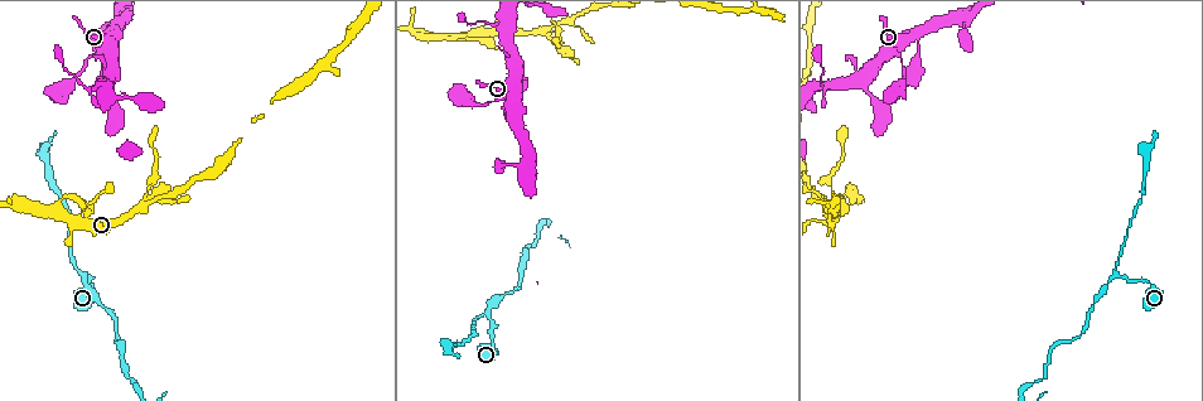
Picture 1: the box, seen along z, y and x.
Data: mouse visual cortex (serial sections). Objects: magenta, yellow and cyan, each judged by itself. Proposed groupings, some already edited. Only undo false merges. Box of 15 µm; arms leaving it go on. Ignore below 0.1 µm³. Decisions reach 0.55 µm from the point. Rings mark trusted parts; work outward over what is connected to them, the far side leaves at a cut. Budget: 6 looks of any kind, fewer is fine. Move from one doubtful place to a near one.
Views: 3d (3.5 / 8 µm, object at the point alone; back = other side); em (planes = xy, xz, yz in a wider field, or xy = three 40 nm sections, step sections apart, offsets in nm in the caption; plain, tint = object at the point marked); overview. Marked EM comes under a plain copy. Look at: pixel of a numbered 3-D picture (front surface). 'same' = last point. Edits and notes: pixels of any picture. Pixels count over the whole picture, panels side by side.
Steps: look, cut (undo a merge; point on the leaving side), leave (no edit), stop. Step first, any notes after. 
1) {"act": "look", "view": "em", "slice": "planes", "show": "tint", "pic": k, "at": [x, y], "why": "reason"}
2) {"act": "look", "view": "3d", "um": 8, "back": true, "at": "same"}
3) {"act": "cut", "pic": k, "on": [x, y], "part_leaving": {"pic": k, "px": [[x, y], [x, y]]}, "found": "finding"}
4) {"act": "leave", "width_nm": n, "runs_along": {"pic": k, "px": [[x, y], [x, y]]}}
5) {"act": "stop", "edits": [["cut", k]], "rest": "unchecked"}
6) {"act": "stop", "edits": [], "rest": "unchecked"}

{"act": "look", "view": "3d", "um": 3.5, "pic": 1, "at": [486, 314], "why": "two arms in line, one across"}

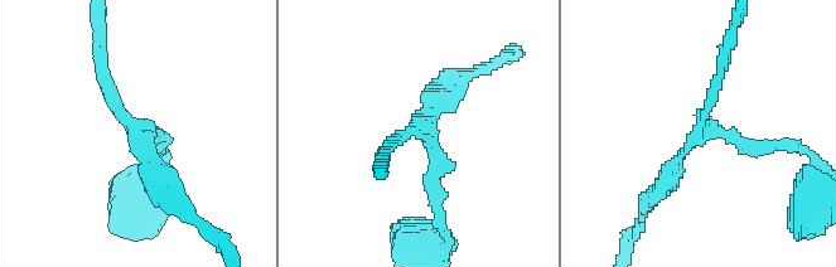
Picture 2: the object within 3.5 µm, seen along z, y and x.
{"act": "look", "view": "em", "slice": "xy", "step": 5, "show": "tint", "pic": 2, "at": [702, 135], "arms": 3, "arm_widths_nm": [150, 200, 250], "why": "need the tissue"}

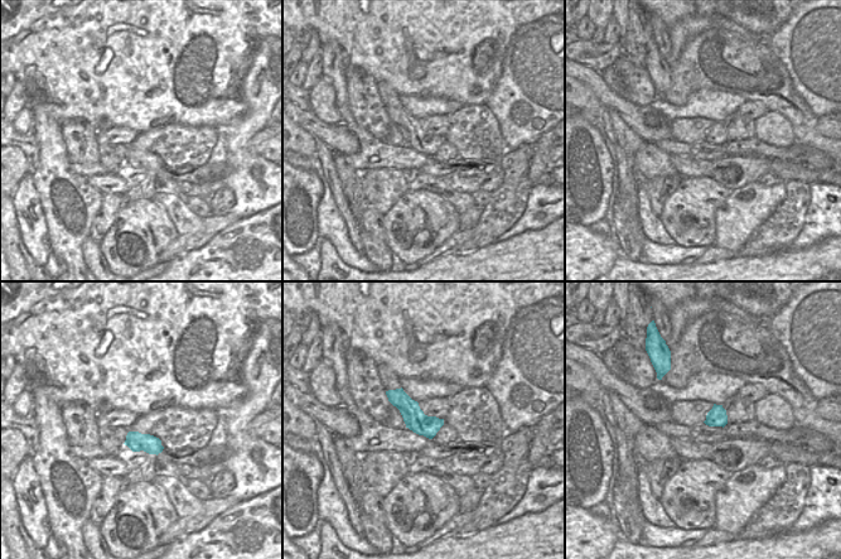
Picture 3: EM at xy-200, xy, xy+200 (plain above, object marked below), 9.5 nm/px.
{"act": "leave", "width_nm": 220, "runs_along": {"pic": 3, "px": [[390, 394], [421, 422], [440, 422]]}, "found": "one cell here"}

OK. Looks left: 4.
{"act": "look", "view": "3d", "um": 3.5, "pic": 1, "at": [138, 212], "why": "four-way junction"}

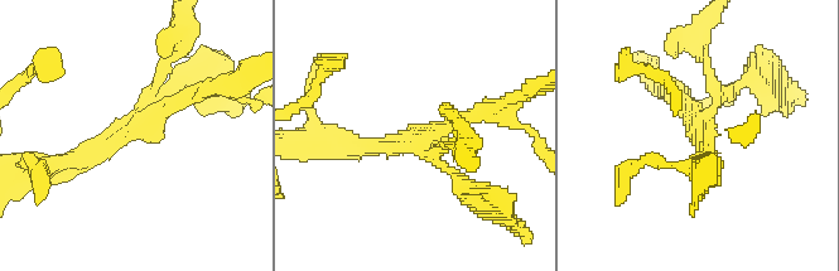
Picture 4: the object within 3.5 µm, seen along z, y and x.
{"act": "look", "view": "em", "slice": "xy", "step": 5, "show": "tint", "pic": 4, "at": [139, 127], "arms": 4, "arm_widths_nm": [150, 150, 200, 250]}

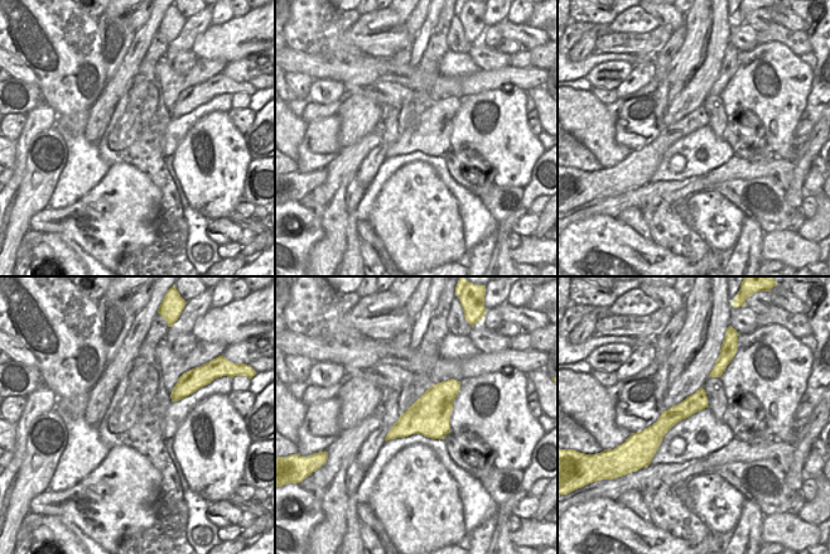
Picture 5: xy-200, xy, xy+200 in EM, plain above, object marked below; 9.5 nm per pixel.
{"act": "look", "view": "em", "slice": "xy", "step": 1, "show": "tint", "at": "same"}

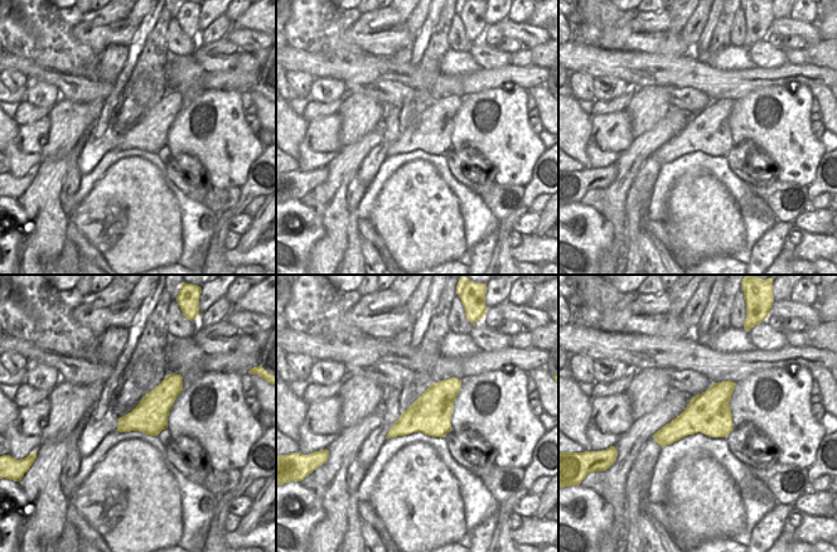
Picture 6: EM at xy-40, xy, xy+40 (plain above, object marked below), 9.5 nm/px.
{"act": "leave", "runs_along": {"pic": 4, "px": [[64, 163], [208, 88]]}, "found": "all the same cell"}

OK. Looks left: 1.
{"act": "stop", "edits": [], "rest": "unchecked"}

